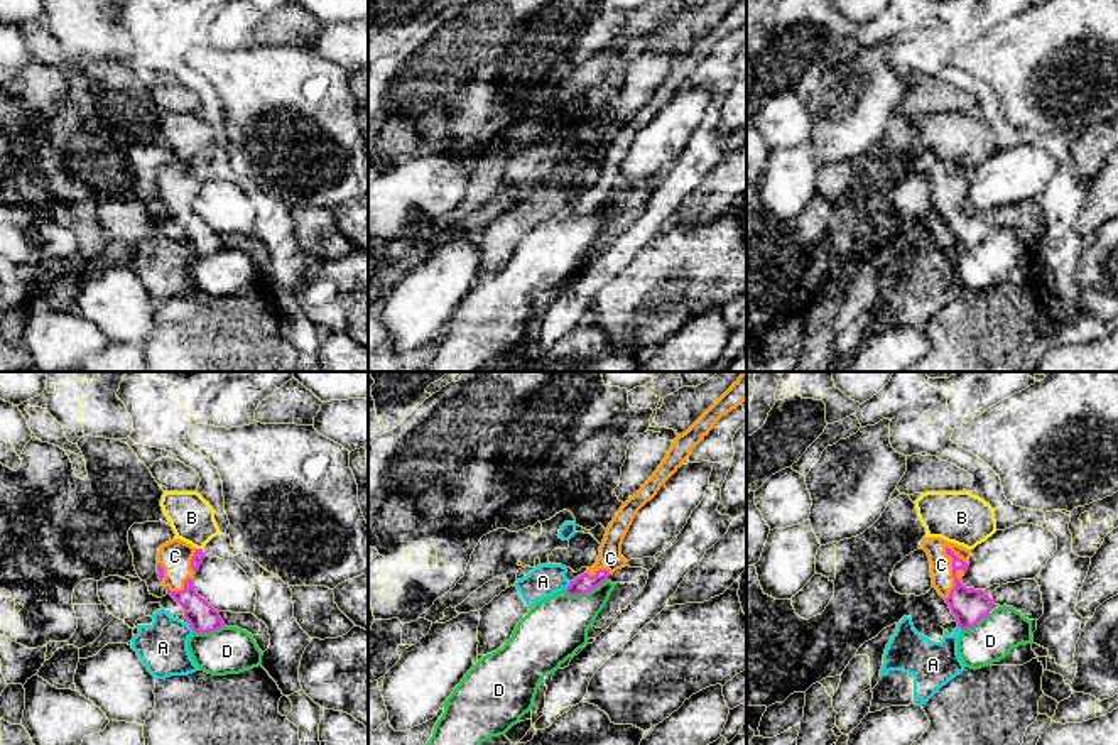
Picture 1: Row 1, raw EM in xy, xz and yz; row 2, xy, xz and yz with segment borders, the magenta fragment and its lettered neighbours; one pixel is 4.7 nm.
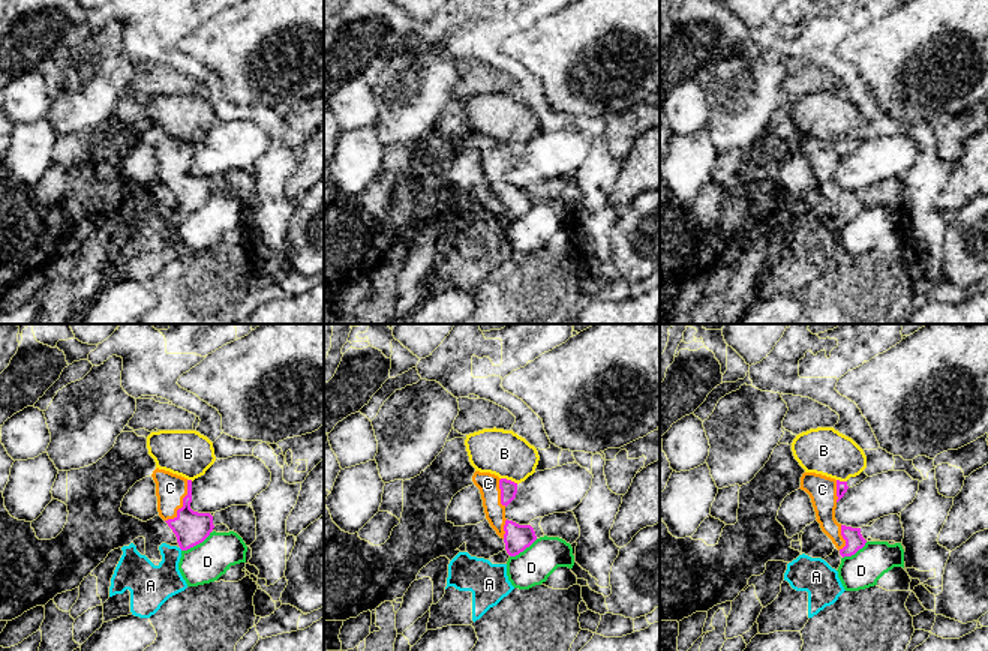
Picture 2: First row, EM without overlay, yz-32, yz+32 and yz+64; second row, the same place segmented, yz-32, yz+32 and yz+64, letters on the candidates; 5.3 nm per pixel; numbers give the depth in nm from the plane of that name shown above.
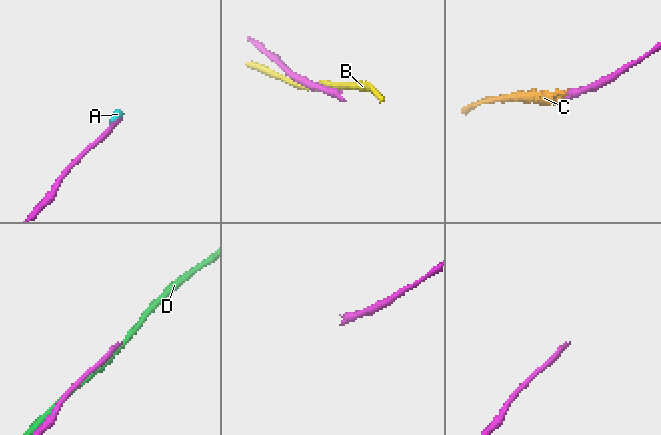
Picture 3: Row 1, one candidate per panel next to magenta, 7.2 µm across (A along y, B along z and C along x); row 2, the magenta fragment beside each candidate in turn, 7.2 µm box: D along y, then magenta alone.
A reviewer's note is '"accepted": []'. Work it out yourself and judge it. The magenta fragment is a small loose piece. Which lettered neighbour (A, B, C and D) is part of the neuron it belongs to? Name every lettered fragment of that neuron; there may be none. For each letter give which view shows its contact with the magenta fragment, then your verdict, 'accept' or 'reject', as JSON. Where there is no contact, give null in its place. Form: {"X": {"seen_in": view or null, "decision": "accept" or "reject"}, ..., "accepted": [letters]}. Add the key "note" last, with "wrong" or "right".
{"A": {"seen_in": "xz", "decision": "reject"}, "B": {"seen_in": "xy", "decision": "reject"}, "C": {"seen_in": "yz", "decision": "accept"}, "D": {"seen_in": "xz", "decision": "reject"}, "accepted": ["C"], "note": "wrong"}

